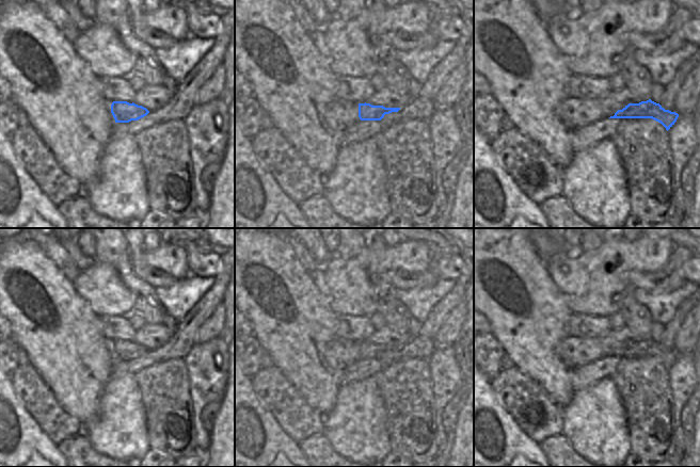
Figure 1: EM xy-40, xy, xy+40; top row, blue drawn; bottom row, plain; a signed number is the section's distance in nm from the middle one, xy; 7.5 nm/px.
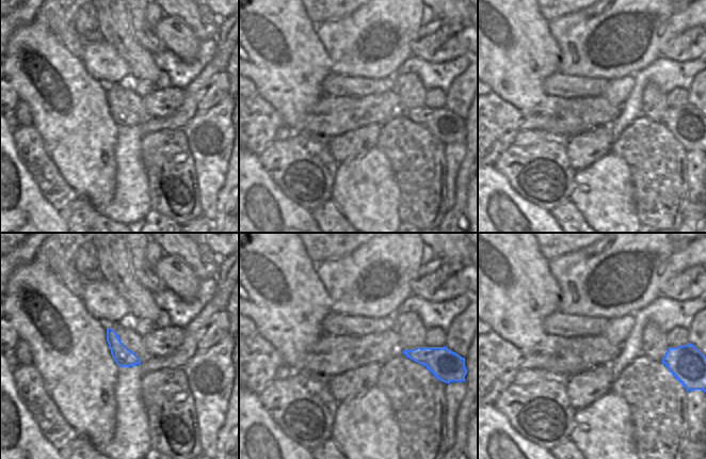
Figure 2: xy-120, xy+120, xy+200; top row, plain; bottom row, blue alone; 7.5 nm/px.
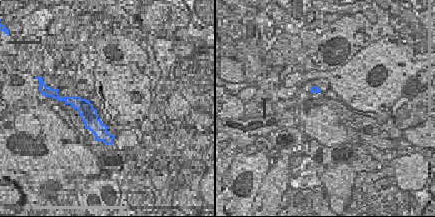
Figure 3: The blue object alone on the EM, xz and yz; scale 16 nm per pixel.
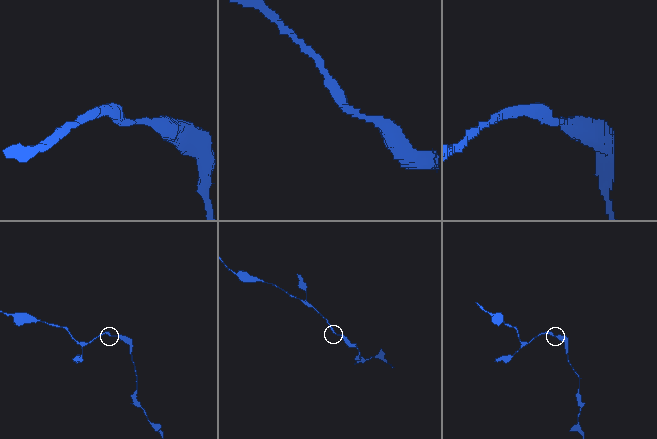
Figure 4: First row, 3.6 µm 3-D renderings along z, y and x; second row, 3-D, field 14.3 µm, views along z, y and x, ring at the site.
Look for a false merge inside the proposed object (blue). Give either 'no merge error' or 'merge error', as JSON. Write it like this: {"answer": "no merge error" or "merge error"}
{"answer": "no merge error"}

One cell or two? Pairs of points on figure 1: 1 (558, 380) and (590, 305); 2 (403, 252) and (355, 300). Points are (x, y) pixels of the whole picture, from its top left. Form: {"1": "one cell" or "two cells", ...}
{"1": "two cells", "2": "one cell"}

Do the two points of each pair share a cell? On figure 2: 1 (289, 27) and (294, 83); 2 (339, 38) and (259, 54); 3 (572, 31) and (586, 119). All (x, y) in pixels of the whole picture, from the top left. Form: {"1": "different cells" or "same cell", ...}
{"1": "same cell", "2": "different cells", "3": "different cells"}

